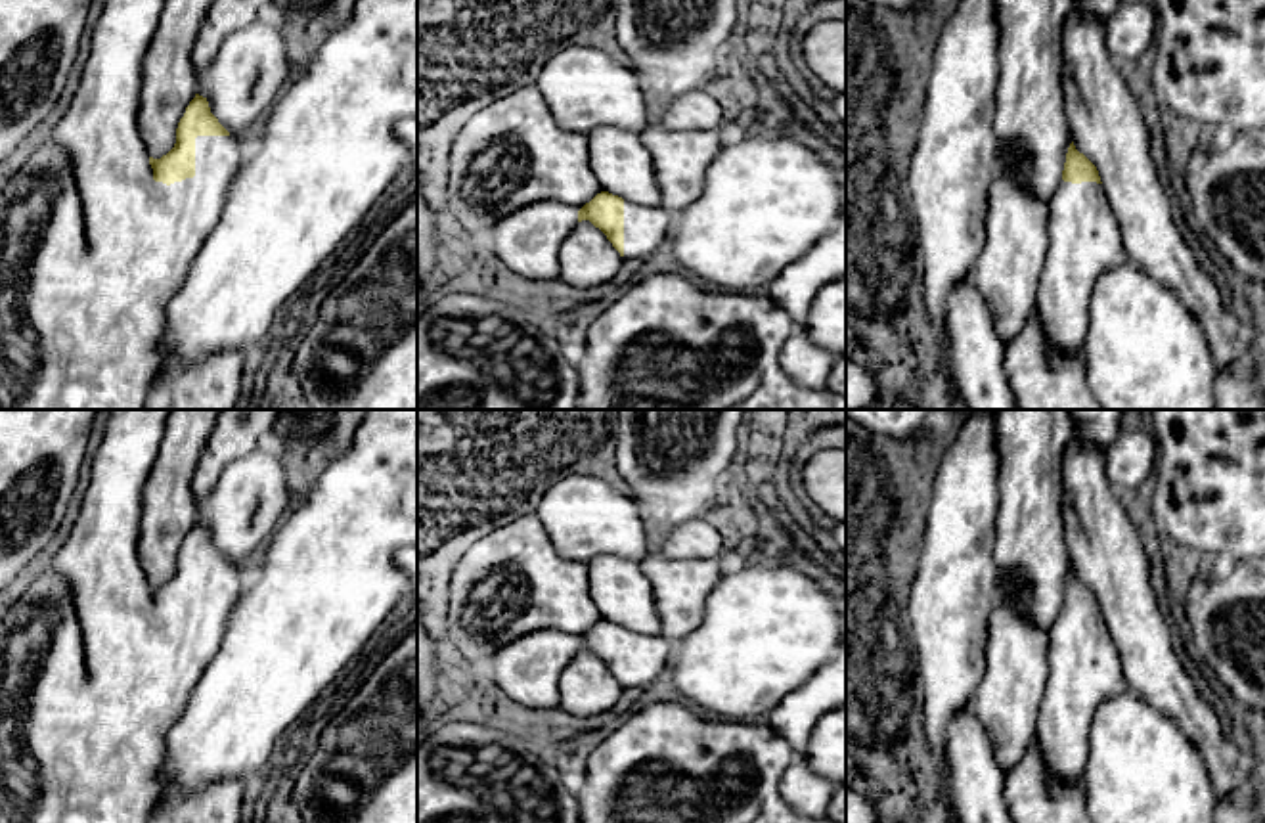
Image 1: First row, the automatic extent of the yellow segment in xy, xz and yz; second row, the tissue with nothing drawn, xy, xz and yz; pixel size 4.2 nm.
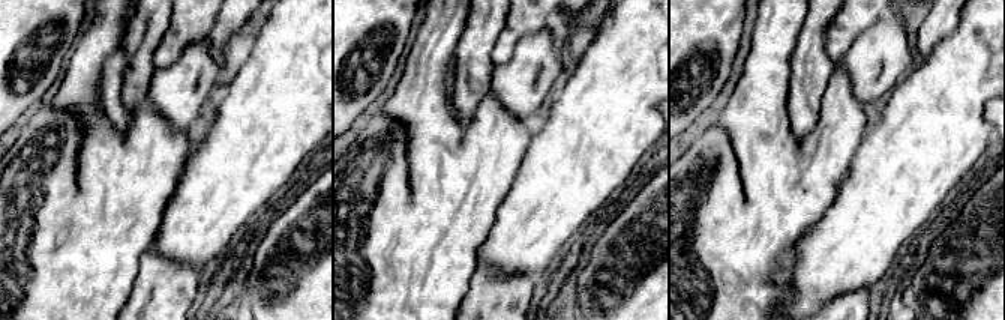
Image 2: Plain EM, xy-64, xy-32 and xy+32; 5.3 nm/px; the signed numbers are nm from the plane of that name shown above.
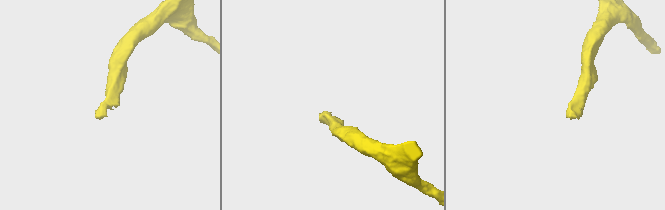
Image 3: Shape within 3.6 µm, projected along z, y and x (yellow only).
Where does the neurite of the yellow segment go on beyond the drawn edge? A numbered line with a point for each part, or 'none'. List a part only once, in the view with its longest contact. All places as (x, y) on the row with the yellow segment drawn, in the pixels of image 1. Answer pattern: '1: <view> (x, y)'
1: xy (92, 247)

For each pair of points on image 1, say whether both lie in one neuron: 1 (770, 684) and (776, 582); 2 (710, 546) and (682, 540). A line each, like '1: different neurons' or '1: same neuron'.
1: same neuron
2: same neuron

